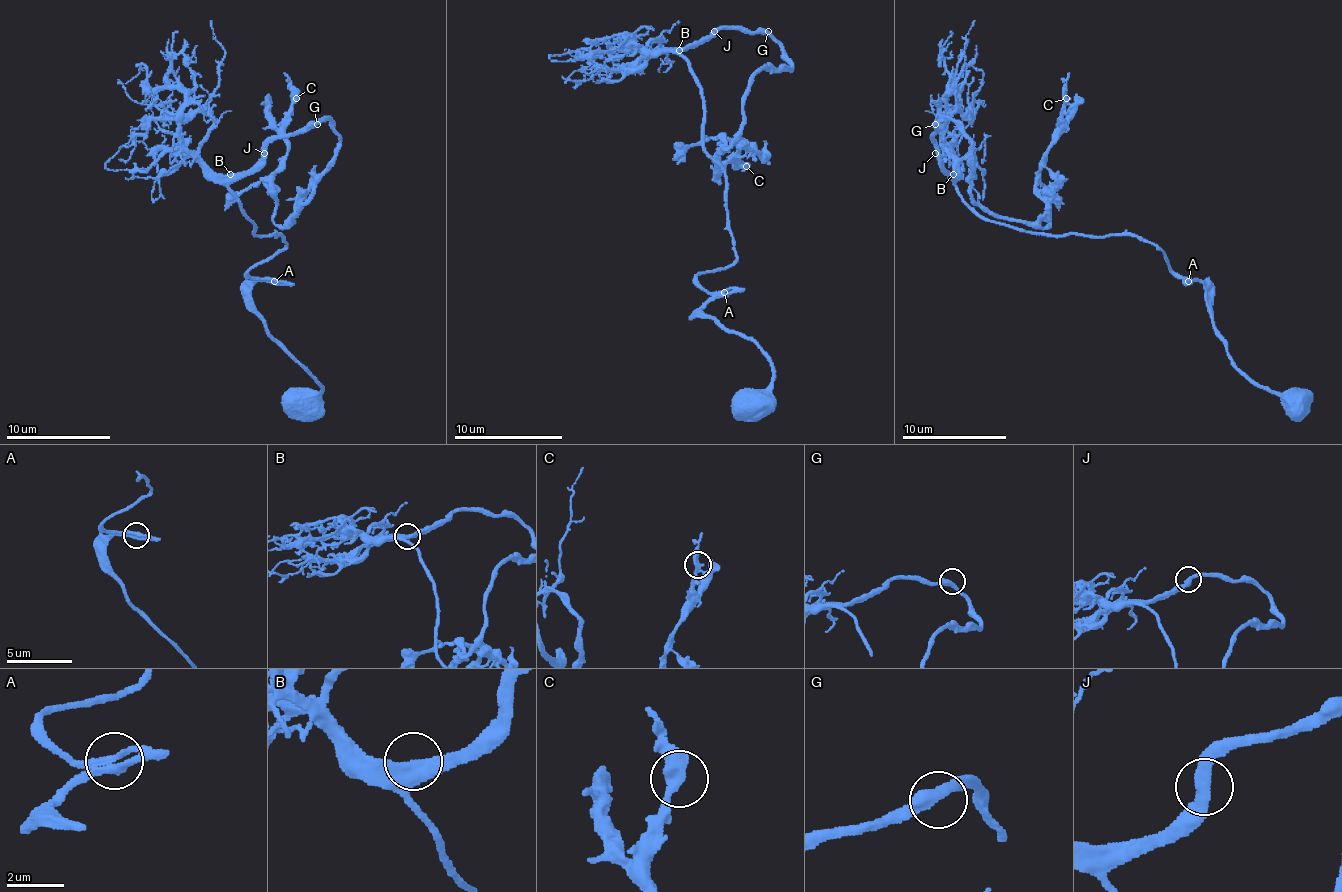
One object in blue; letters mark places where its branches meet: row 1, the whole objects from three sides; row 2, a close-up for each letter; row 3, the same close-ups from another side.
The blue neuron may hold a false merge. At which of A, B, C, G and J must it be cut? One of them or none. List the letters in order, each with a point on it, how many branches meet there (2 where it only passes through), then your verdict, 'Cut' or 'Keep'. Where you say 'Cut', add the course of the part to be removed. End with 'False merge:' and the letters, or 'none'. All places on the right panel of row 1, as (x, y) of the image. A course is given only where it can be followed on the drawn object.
A: Place: (1188, 281). Branches: 2. Keep
B: Place: (953, 174). Branches: 2. Keep
C: Place: (1066, 98). Branches: 2. Keep
G: Place: (935, 124). Branches: 2. Keep
J: Place: (935, 153). Branches: 2. Keep
False merge: none

